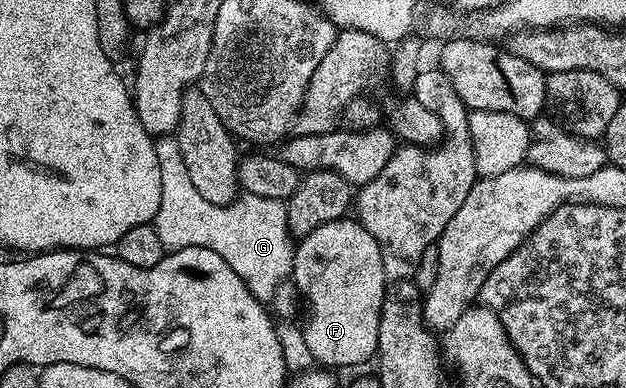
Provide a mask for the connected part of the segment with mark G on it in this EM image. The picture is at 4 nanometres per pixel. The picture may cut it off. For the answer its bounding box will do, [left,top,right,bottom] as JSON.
[153,134,295,302]

